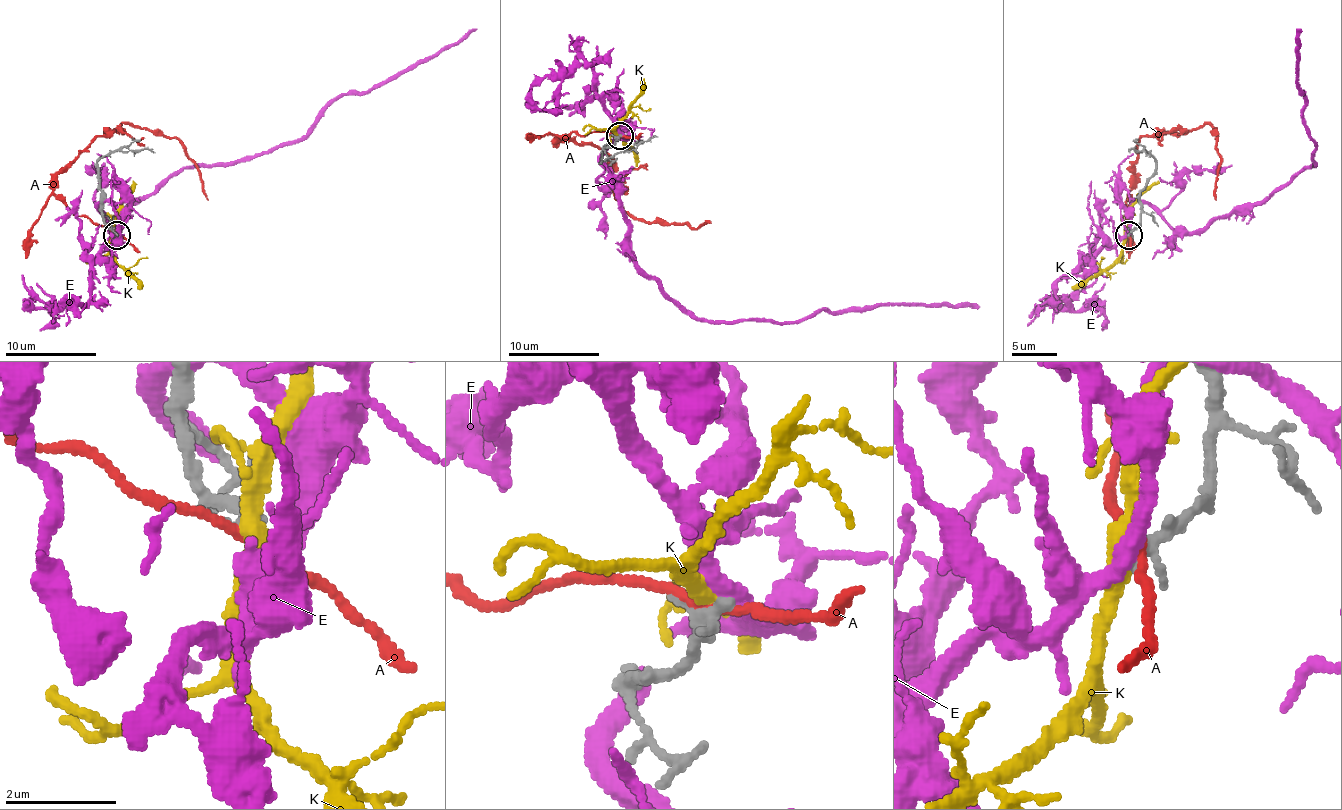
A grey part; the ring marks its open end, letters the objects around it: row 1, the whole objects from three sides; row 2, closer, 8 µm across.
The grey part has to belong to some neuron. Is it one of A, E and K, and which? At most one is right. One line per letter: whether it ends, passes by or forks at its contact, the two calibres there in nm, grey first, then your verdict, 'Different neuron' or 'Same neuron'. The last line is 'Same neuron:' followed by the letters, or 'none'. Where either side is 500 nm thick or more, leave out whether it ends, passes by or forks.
A: It passes by. Thickness 300 nm (grey) against 160 nm. Different neuron
E: It passes by. Thickness 180 nm (grey) against 340 nm. Different neuron
K: It passes by. Thickness 300 nm (grey) against 360 nm. Different neuron
Same neuron: none

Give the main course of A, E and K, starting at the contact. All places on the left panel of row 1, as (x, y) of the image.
A: (114, 231), (75, 215), (55, 193), (55, 179), (98, 136), (123, 122), (175, 138), (196, 165), (207, 199)
E: (116, 233), (119, 211), (103, 202), (116, 231), (173, 174), (298, 143), (343, 95), (370, 93), (477, 29)
K: (114, 231), (112, 256), (137, 281), (137, 288)

